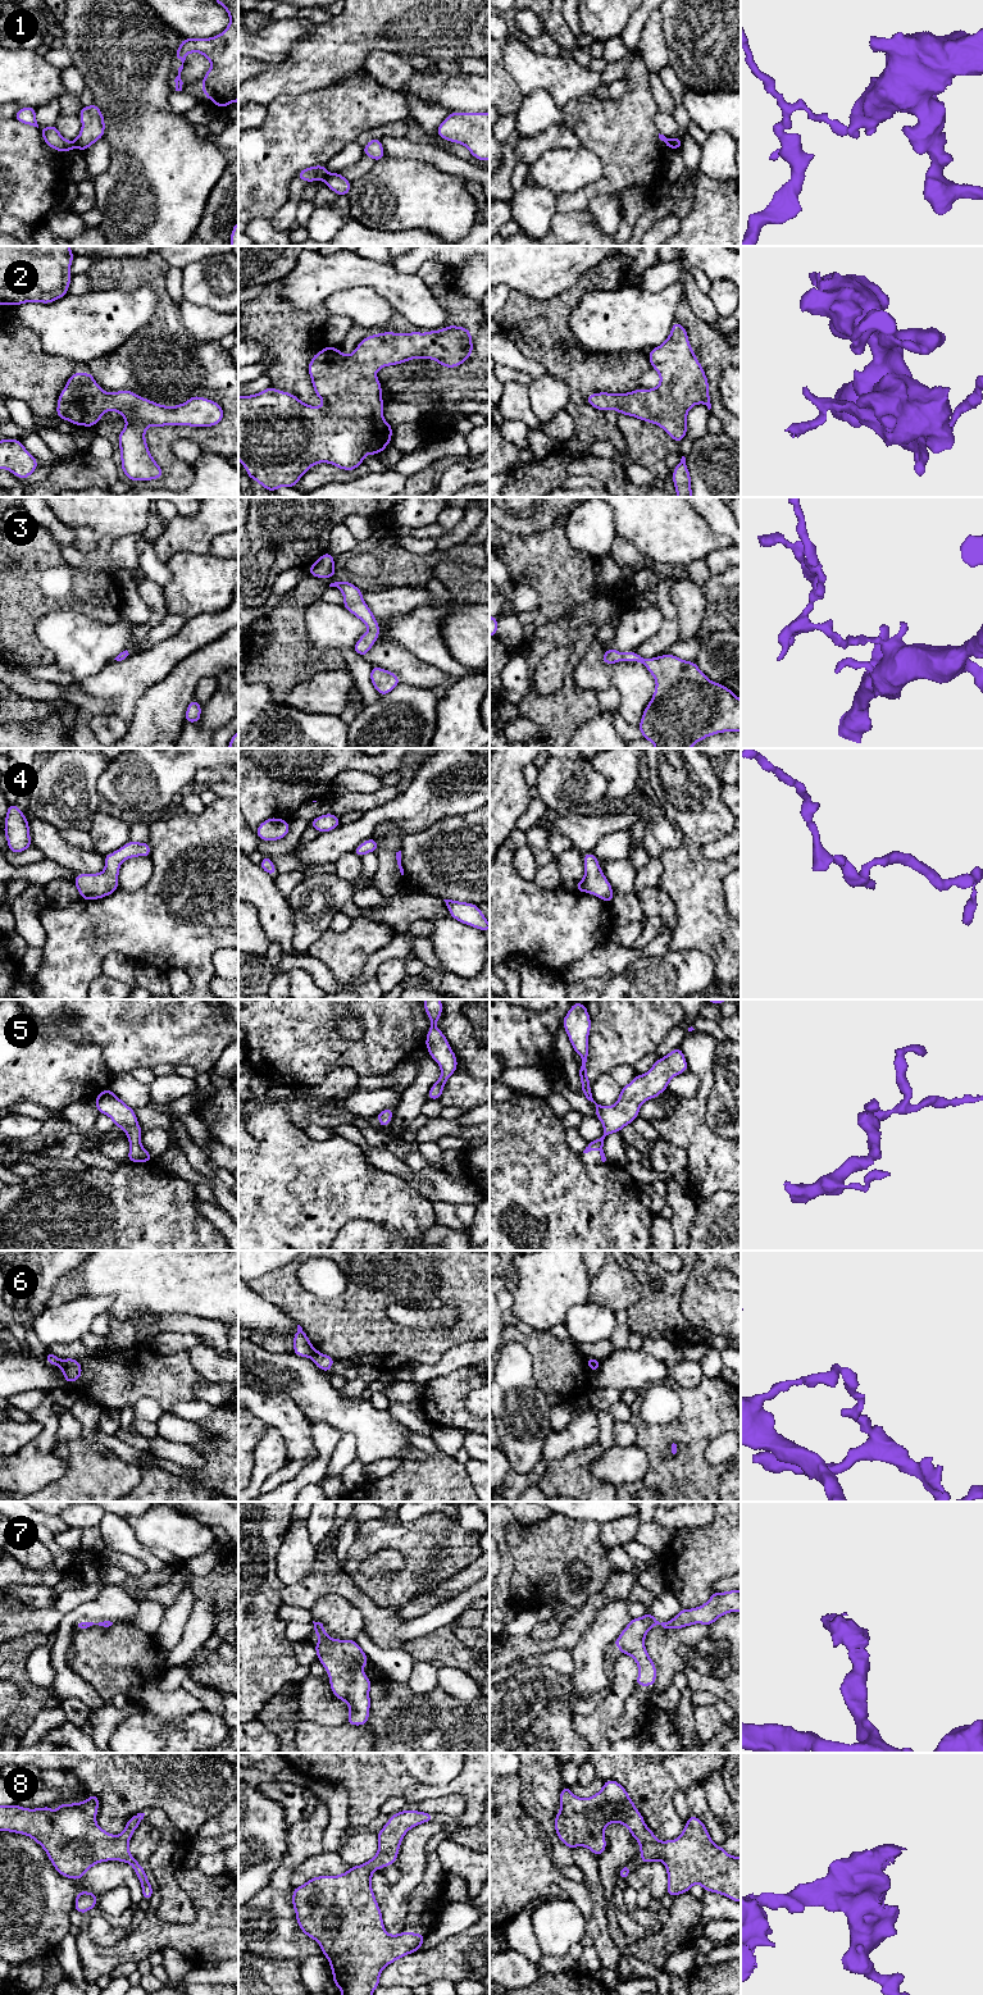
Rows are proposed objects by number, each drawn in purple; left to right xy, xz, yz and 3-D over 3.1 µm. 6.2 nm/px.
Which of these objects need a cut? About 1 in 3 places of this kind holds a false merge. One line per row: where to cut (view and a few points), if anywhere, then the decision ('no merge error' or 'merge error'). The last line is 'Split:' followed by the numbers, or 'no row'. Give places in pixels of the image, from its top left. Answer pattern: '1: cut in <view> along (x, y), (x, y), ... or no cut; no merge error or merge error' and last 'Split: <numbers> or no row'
1: cut in xy along (73, 142), (74, 146); merge error
2: no cut; no merge error
3: no cut; no merge error
4: no cut; no merge error
5: no cut; no merge error
6: cut in xz along (317, 1351), (310, 1357); merge error
7: no cut; no merge error
8: no cut; no merge error
Split: 1, 6

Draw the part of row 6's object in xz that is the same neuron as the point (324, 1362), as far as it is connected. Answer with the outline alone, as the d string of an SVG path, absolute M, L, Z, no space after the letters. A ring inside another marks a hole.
M318 1351L311 1356L311 1359L324 1374L329 1371L335 1363L335 1358Z

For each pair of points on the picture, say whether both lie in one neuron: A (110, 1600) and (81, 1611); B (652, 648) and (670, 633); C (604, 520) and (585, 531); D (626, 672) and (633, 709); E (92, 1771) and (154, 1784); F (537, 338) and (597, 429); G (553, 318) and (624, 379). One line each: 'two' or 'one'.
A: one
B: one
C: one
D: one
E: one
F: one
G: one

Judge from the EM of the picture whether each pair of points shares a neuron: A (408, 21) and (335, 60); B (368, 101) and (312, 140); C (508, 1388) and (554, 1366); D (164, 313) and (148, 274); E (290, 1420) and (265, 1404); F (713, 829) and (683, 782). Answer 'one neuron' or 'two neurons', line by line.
A: one neuron
B: one neuron
C: two neurons
D: one neuron
E: one neuron
F: one neuron

